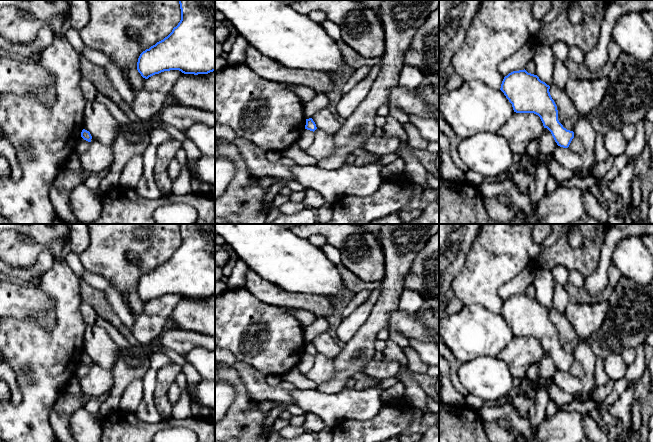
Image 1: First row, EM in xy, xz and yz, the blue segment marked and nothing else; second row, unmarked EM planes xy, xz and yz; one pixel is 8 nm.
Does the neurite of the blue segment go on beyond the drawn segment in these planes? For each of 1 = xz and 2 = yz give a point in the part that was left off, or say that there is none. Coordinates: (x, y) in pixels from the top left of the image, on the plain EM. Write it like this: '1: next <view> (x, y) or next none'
1: next none
2: next none

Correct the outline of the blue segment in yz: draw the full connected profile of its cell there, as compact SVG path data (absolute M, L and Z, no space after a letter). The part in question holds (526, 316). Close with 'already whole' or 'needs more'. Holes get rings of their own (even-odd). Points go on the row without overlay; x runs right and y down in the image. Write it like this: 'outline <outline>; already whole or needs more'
outline M525 293L505 300L500 312L512 328L514 336L538 339L557 369L568 372L574 362L574 356L567 354L559 346L557 330L549 313L550 310L537 299L528 297Z; already whole

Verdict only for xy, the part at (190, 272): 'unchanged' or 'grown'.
unchanged

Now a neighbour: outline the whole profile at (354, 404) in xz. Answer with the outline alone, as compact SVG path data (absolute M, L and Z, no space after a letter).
M395 376L383 379L378 387L364 390L344 388L336 393L323 393L317 389L292 390L294 404L305 413L318 415L328 427L334 427L343 419L369 420L374 418L383 405L381 392L399 382Z

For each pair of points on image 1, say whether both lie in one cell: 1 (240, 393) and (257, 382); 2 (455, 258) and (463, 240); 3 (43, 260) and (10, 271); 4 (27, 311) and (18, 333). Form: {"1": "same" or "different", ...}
{"1": "different", "2": "same", "3": "same", "4": "different"}

